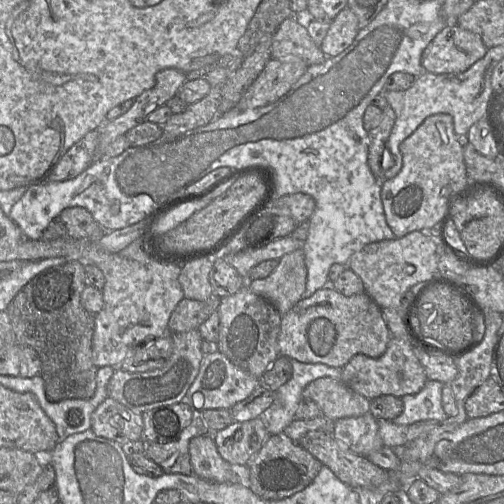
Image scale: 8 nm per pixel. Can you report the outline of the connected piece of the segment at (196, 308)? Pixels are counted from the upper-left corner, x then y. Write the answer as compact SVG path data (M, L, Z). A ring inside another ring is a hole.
M215 294L204 301L184 298L170 316L168 322L169 333L198 329L214 311L218 311L220 302L221 298Z

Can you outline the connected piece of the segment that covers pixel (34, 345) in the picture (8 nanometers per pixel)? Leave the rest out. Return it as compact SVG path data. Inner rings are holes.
M70 259L63 265L50 267L33 277L15 296L7 308L17 345L34 349L41 360L40 376L44 381L45 395L53 403L66 399L90 399L96 389L97 367L93 362L92 338L94 317L81 303L86 286L85 263Z

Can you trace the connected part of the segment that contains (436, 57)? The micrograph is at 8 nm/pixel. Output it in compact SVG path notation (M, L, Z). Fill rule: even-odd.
M447 25L425 48L421 64L434 74L462 73L483 58L487 50L478 34Z

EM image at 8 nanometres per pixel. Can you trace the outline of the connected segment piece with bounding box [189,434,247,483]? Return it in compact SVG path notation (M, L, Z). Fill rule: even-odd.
M209 434L192 438L189 454L196 476L215 483L247 483L247 467L234 467L225 461Z

